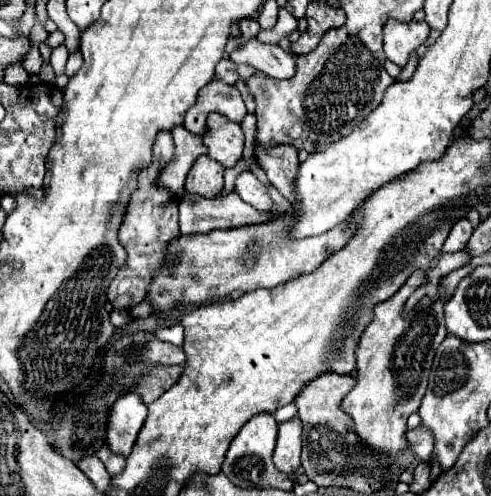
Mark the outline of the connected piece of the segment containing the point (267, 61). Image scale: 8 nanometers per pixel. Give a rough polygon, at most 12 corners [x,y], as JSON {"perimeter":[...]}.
{"perimeter":[[244,40],[230,58],[270,78],[288,80],[296,60],[280,46]]}

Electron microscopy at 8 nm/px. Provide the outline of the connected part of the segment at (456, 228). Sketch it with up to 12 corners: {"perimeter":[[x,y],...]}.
{"perimeter":[[458,220],[448,234],[442,252],[460,252],[468,244],[474,226]]}

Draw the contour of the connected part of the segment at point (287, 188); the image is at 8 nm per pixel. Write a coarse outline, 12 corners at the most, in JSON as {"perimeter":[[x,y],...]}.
{"perimeter":[[290,144],[258,152],[270,184],[290,202],[298,150]]}

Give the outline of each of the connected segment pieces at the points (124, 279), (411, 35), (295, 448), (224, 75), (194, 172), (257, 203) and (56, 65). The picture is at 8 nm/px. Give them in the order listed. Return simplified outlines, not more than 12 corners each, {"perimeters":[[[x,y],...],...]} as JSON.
{"perimeters":[[[160,132],[118,238],[128,260],[114,308],[144,300],[164,244],[180,236],[178,196],[152,184],[174,154]],[[388,20],[386,58],[406,66],[428,38],[428,24]],[[280,422],[274,464],[292,476],[300,468],[302,424]],[[222,58],[216,66],[216,78],[226,84],[238,82],[238,72],[232,60]],[[200,156],[188,172],[186,192],[204,198],[224,188],[224,166]],[[252,172],[236,178],[236,192],[256,210],[272,210],[266,186]],[[64,44],[52,50],[50,64],[56,76],[64,74],[68,50]]]}

